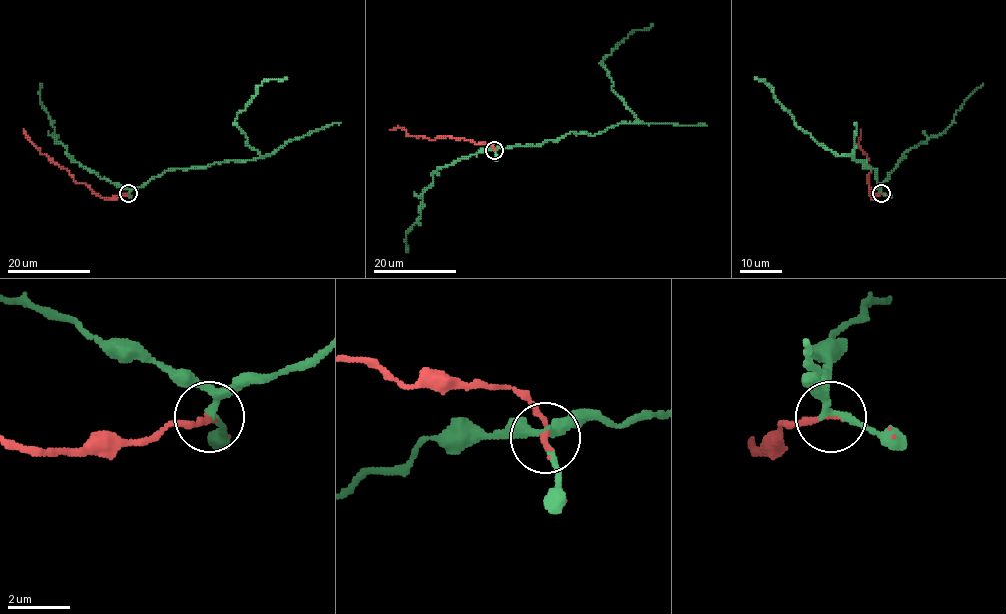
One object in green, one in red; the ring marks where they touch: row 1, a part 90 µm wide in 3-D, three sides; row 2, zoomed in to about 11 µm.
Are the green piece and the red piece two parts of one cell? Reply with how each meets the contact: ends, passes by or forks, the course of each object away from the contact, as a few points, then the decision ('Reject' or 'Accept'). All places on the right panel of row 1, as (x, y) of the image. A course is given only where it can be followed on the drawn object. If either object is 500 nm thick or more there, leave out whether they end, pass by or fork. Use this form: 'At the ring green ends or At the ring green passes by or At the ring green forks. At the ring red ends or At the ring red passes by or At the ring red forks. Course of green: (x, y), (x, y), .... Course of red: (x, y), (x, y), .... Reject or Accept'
At the ring green forks. At the ring red ends. Course of green: (882, 194), (877, 170), (863, 167), (867, 161), (851, 153), (837, 155), (818, 144), (771, 87), (755, 79). Course of red: (882, 194), (874, 195), (874, 198), (869, 194), (867, 175), (870, 169), (866, 153), (858, 144), (861, 129). Accept

